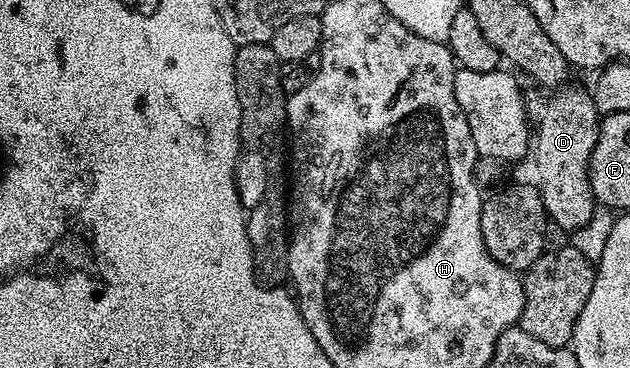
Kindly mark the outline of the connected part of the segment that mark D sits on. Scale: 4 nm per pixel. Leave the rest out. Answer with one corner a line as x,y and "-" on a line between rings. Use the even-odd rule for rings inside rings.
563,85
551,93
554,95
547,100
532,138
532,159
538,169
536,187
542,194
547,219
567,232
584,228
584,224
592,220
596,208
590,183
590,157
592,148
596,148
600,121
593,93
587,87
585,90
582,86
570,85

